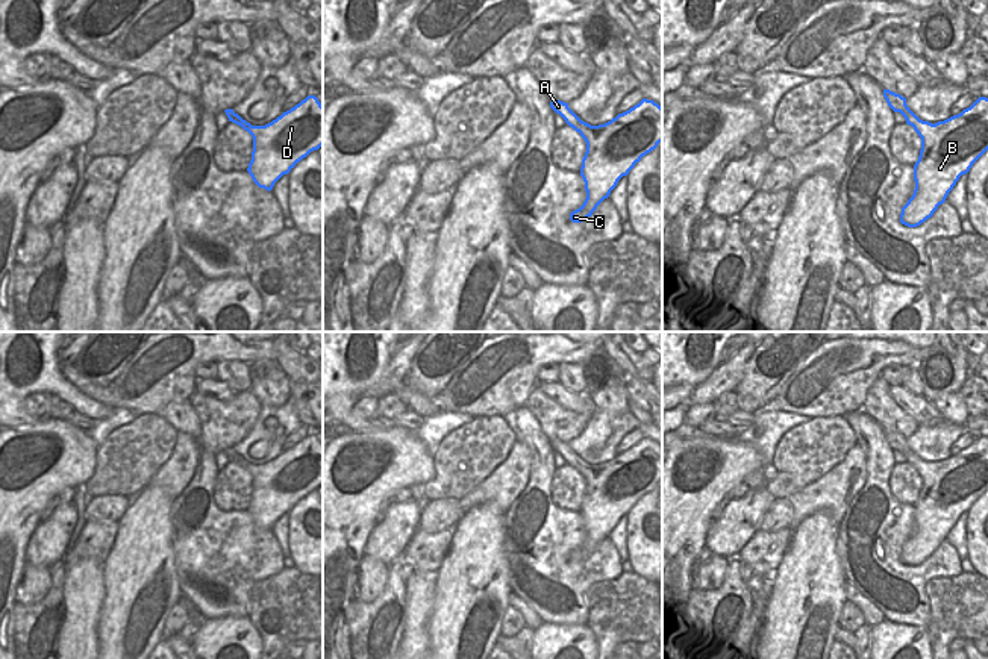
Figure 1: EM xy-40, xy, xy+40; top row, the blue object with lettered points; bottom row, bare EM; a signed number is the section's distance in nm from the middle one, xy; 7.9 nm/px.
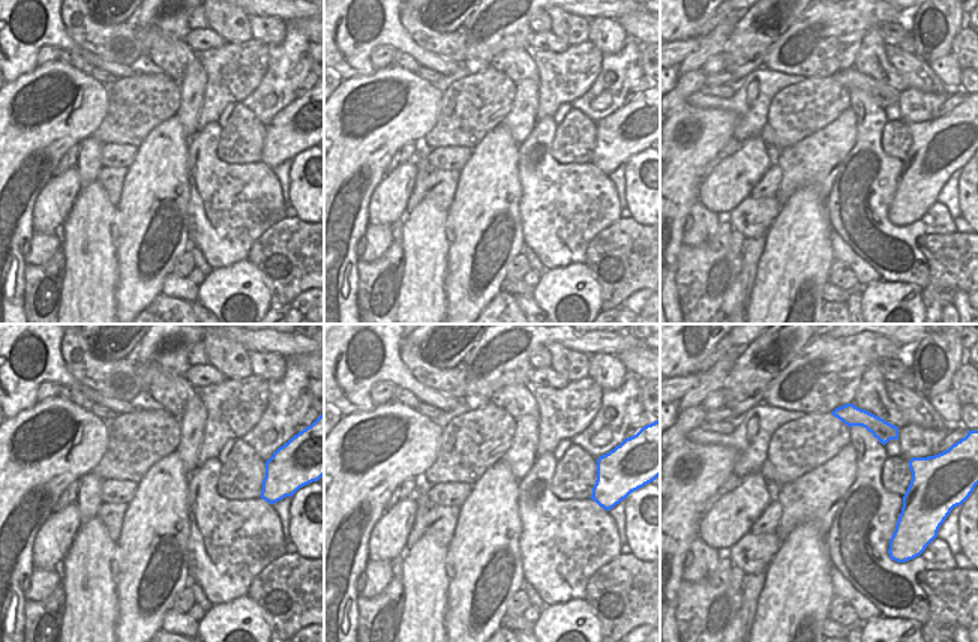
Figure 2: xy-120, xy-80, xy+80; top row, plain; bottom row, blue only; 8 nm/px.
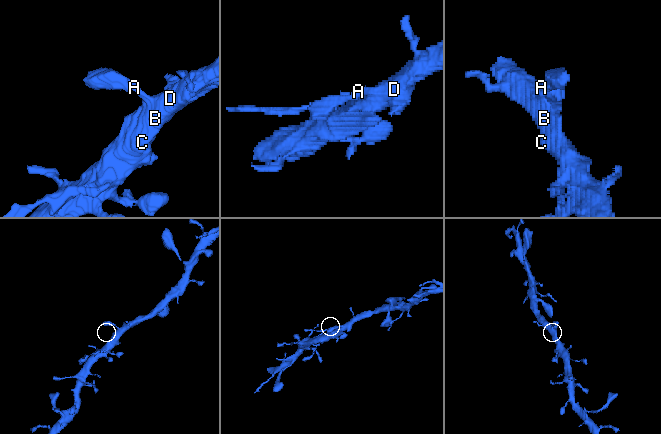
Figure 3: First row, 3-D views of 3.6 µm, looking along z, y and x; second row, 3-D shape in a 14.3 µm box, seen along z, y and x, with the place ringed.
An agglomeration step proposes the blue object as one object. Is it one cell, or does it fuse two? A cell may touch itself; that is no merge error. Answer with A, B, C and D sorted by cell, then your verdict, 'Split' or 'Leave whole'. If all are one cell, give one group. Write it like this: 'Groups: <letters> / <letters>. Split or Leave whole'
Groups: A B C D. Leave whole.

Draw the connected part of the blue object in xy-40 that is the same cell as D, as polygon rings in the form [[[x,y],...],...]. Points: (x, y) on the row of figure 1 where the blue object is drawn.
[[[308,95],[265,126],[252,126],[233,109],[224,112],[229,121],[252,135],[253,151],[247,171],[267,191],[297,162],[323,145],[323,105],[315,95]]]

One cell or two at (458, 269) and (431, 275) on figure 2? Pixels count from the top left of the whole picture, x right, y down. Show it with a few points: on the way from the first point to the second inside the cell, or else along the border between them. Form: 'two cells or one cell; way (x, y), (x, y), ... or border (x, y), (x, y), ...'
two cells; border (447, 236), (447, 308)

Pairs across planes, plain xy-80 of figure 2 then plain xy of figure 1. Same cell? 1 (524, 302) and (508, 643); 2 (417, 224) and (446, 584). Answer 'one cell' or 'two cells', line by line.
1: one cell
2: two cells

